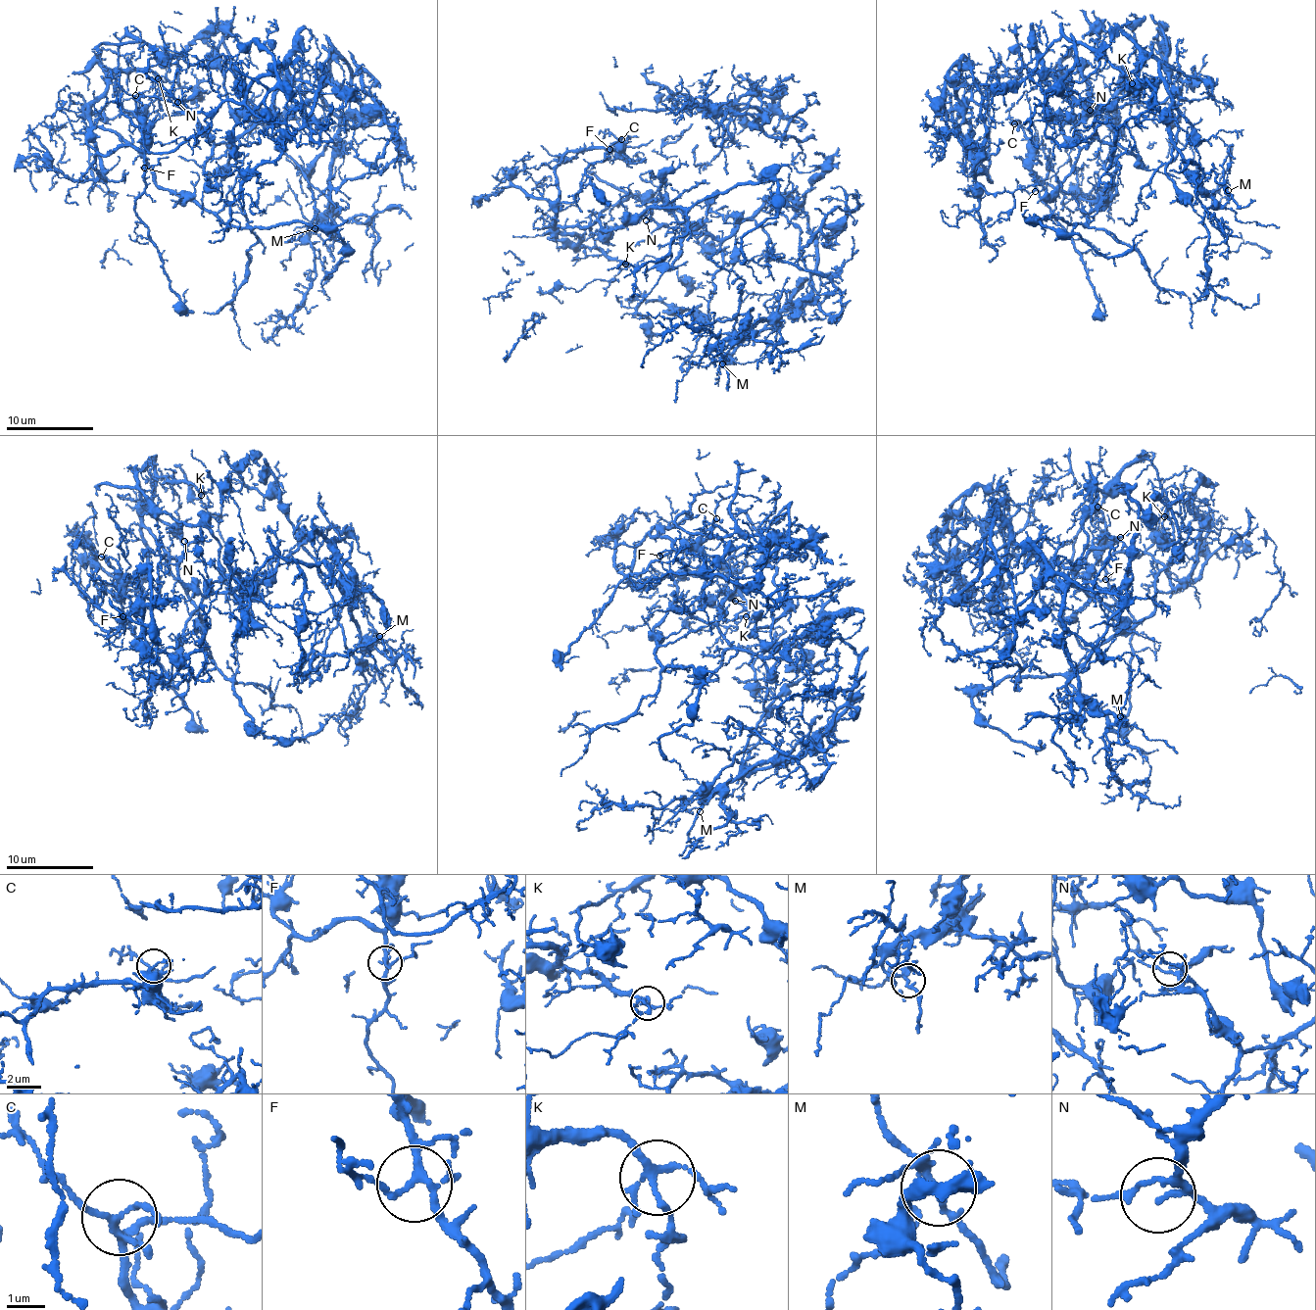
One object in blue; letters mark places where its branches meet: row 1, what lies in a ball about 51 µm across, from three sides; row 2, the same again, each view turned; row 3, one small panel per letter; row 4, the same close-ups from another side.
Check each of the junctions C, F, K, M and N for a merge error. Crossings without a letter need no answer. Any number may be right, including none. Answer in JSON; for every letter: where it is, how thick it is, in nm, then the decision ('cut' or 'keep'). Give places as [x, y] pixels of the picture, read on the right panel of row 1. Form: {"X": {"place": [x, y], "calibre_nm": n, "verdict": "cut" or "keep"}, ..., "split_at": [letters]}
{"C": {"place": [1014, 123], "calibre_nm": 160, "verdict": "keep"}, "F": {"place": [1035, 191], "calibre_nm": 180, "verdict": "keep"}, "K": {"place": [1132, 83], "calibre_nm": 180, "verdict": "keep"}, "M": {"place": [1228, 190], "calibre_nm": 150, "verdict": "keep"}, "N": {"place": [1090, 110], "calibre_nm": 120, "verdict": "keep"}, "split_at": []}

